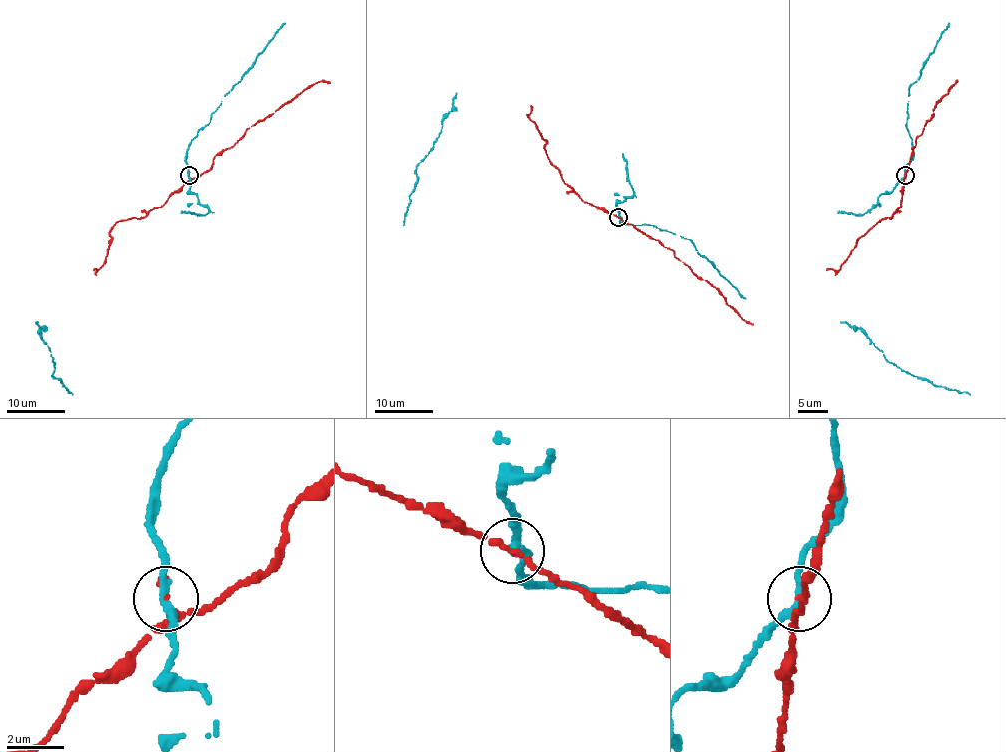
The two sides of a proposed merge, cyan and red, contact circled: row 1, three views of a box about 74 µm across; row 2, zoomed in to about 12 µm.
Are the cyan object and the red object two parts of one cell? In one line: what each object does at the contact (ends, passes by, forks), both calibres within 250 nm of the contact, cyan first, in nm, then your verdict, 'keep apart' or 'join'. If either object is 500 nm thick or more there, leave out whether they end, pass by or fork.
cyan passes by; red passes by; calibres 280 and 160 nm; keep apart

